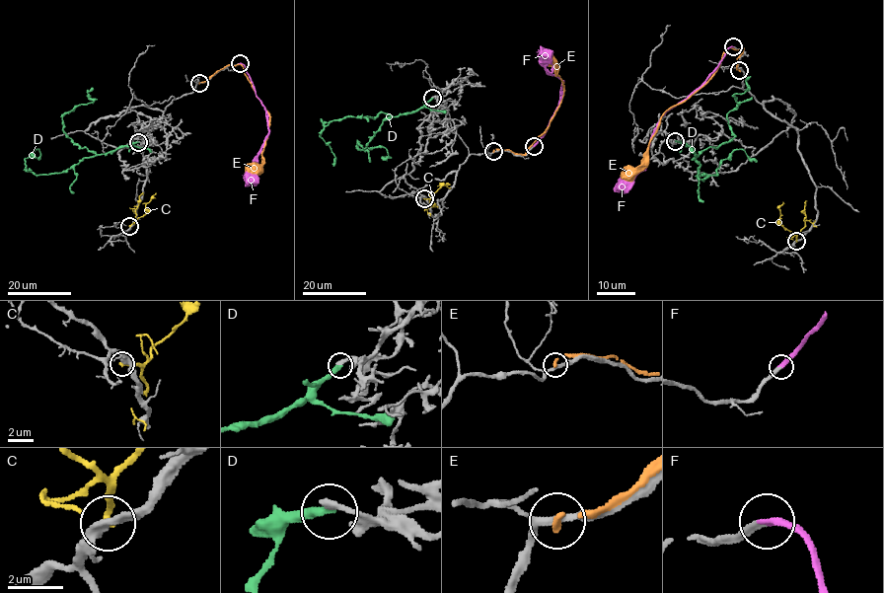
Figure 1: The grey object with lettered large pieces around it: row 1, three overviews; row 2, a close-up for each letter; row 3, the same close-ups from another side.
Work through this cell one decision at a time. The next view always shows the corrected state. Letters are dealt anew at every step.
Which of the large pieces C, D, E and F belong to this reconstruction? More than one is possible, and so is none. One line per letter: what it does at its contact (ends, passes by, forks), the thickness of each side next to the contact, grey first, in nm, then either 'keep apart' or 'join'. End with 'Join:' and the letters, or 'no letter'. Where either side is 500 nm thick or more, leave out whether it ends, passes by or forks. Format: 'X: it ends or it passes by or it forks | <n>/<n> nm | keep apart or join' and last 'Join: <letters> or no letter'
C: it ends | 360/240 nm | keep apart
D: it ends | 280/360 nm | keep apart
E: it ends | 190/240 nm | keep apart
F: it ends | 240/280 nm | join
Join: F

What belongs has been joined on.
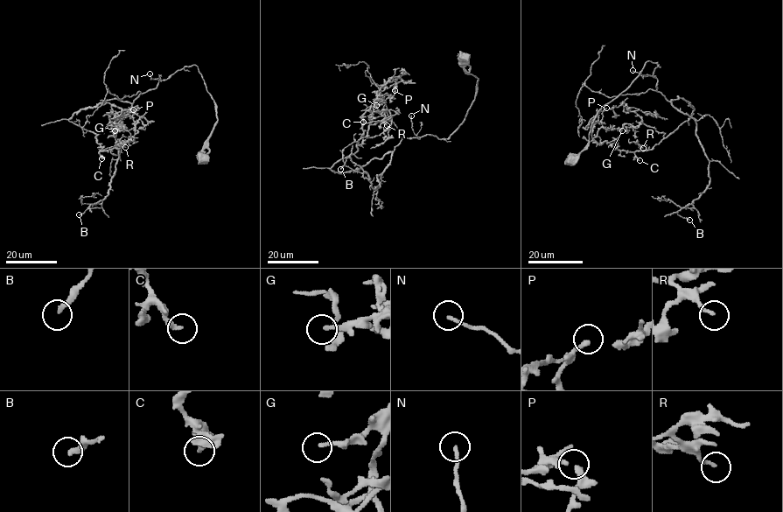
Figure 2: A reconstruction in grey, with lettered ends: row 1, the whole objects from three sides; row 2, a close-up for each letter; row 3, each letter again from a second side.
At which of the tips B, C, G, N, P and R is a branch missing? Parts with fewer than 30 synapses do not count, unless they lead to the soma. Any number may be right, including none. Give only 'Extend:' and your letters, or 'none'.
Extend: none

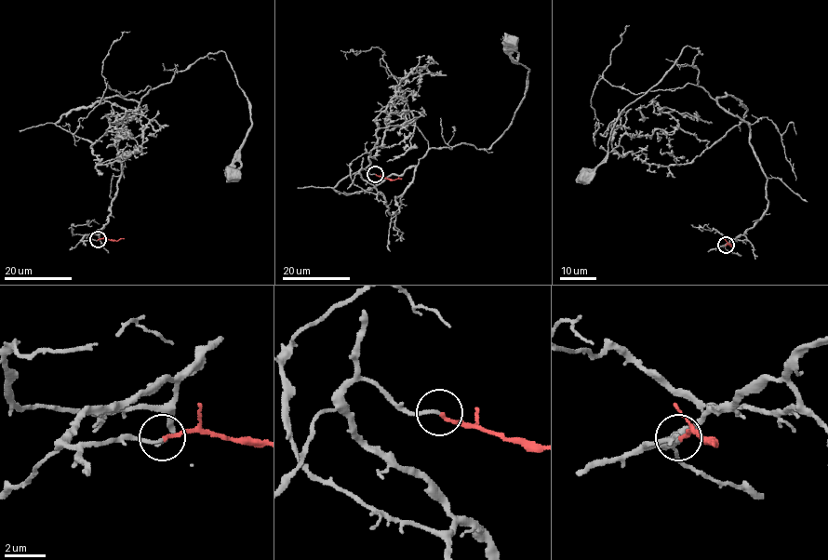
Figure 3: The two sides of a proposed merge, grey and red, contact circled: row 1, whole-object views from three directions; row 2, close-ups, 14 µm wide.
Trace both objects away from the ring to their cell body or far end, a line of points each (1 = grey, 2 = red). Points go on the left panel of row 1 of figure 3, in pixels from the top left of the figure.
1: (97, 240), (82, 240), (107, 222), (121, 171), (118, 129), (153, 87), (223, 51), (251, 125), (233, 177)
2: (97, 239), (124, 238)

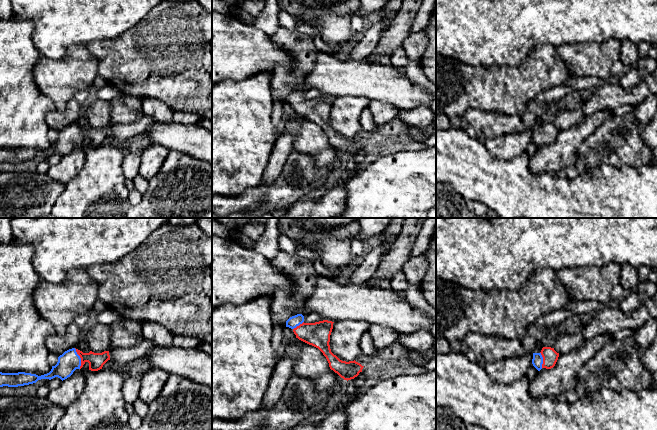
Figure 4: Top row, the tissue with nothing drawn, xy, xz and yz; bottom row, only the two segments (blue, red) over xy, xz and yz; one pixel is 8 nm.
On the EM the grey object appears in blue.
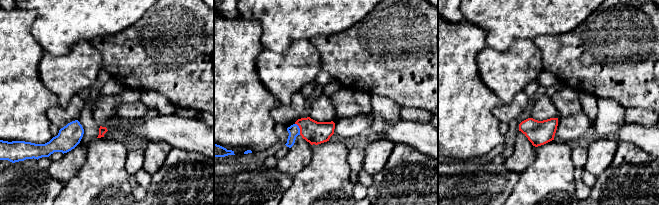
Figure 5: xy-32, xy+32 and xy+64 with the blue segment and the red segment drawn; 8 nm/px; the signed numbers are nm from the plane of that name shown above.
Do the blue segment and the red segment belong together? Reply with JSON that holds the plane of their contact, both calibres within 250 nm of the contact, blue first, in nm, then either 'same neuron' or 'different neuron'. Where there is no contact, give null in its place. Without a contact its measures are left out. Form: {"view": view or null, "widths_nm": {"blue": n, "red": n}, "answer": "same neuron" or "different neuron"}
{"view": "xy", "widths_nm": {"blue": 170, "red": 130}, "answer": "same neuron"}

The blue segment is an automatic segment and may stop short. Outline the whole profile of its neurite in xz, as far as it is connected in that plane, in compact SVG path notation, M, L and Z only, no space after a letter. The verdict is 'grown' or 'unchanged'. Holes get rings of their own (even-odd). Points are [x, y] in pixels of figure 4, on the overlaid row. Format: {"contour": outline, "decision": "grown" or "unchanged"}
{"contour": "M297 314L286 321L286 327L291 328L299 340L318 348L326 357L330 369L348 381L357 377L364 366L355 360L342 361L331 352L329 342L333 323L328 320L305 323L304 316Z", "decision": "grown"}

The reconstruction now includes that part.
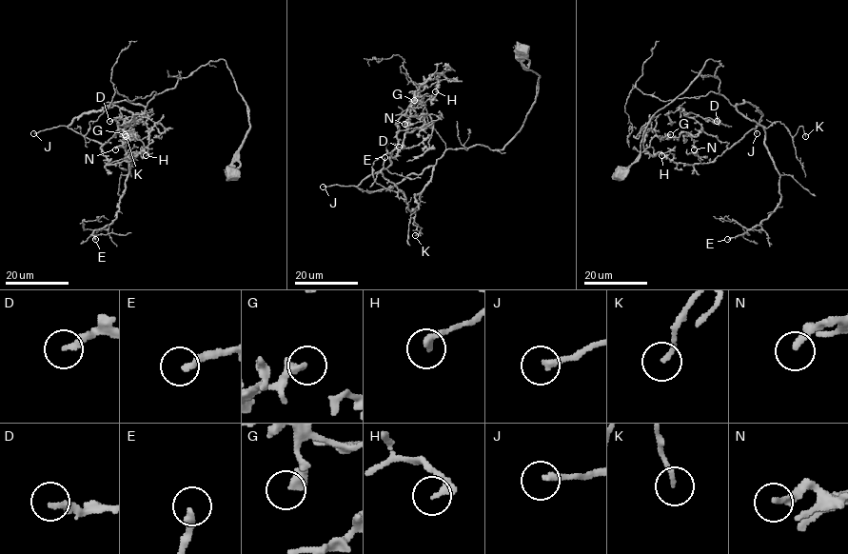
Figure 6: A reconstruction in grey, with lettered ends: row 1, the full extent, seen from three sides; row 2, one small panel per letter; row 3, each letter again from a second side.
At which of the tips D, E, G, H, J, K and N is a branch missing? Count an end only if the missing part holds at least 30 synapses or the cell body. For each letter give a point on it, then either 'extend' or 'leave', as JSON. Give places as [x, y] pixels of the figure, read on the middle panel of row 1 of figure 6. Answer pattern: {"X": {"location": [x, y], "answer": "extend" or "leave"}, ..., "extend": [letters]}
{"D": {"location": [399, 147], "answer": "leave"}, "E": {"location": [384, 157], "answer": "extend"}, "G": {"location": [414, 100], "answer": "leave"}, "H": {"location": [435, 91], "answer": "leave"}, "J": {"location": [323, 187], "answer": "extend"}, "K": {"location": [415, 235], "answer": "leave"}, "N": {"location": [404, 124], "answer": "leave"}, "extend": ["E", "J"]}

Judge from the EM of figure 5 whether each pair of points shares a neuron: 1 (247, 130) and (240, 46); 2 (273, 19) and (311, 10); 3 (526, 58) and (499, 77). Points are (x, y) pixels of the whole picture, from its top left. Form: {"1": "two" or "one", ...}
{"1": "one", "2": "one", "3": "one"}

